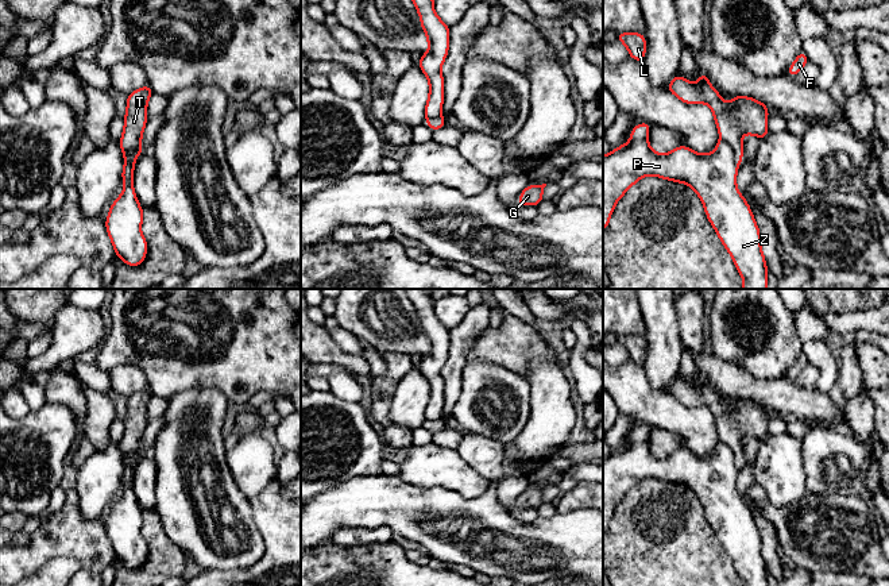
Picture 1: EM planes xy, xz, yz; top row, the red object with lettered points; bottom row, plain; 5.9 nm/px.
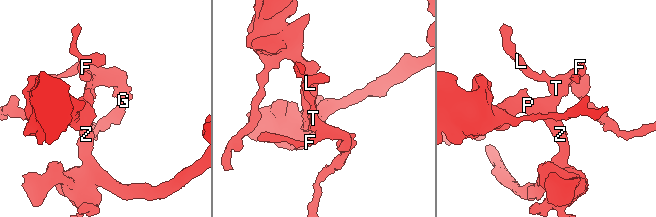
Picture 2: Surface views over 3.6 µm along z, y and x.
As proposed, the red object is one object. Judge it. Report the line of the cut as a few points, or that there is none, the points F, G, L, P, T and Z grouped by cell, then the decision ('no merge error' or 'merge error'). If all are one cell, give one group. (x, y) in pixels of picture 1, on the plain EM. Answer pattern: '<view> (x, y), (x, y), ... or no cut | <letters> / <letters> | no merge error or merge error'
yz (722, 440), (731, 450), (738, 466) | F G L T / P Z | merge error

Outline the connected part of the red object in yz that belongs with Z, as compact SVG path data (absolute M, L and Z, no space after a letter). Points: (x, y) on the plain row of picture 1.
M650 425L637 427L626 447L603 458L603 532L610 525L611 516L621 500L642 479L657 478L673 485L689 487L700 500L707 521L730 555L743 586L768 586L768 570L761 552L761 535L746 501L737 491L738 459L733 450L720 442L715 454L699 456L689 450L679 448L668 456L650 451L648 436Z

